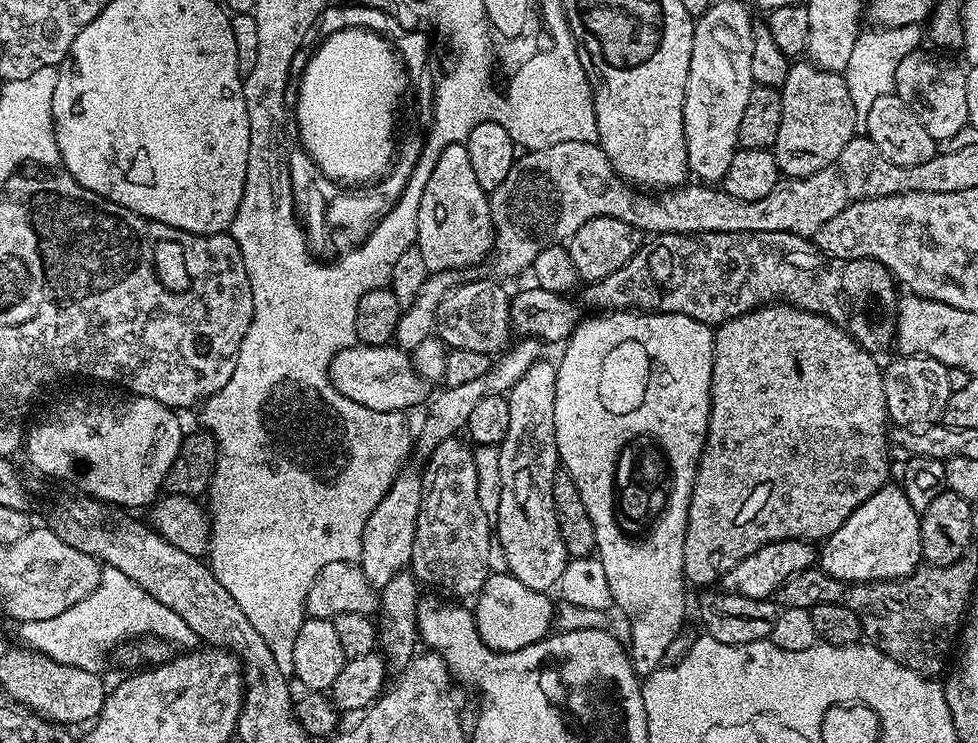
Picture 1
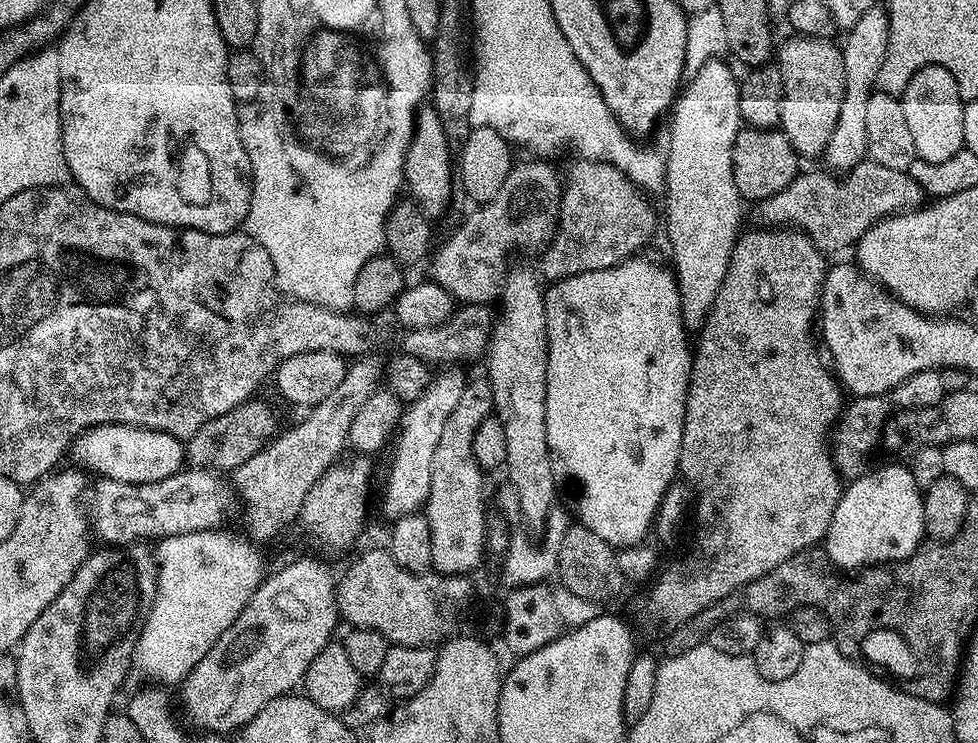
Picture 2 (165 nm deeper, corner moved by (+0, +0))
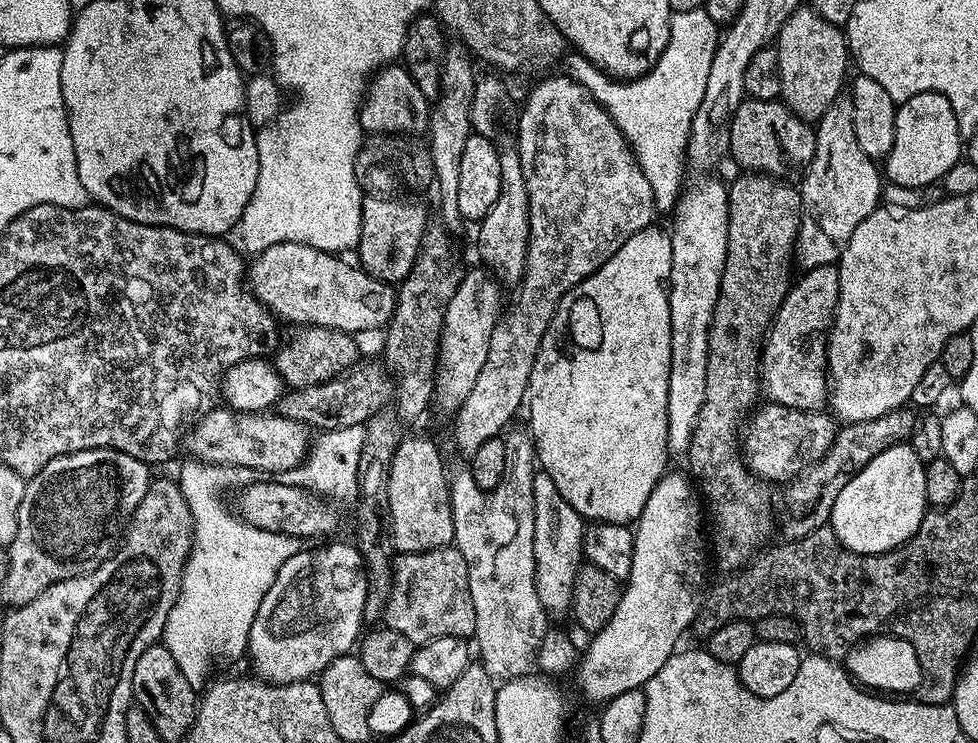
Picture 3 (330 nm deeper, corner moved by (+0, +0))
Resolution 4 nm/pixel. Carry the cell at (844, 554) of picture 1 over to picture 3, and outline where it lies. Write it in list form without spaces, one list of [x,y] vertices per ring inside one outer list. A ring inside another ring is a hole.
[[[908,442],[890,446],[870,458],[859,474],[842,486],[842,494],[838,494],[832,507],[830,526],[838,542],[859,556],[876,556],[905,544],[918,530],[929,507],[925,467],[925,461],[914,454]]]

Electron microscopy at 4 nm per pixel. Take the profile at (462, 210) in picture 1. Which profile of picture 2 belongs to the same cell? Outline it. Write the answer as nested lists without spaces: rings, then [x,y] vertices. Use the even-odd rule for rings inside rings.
[[[431,106],[424,107],[415,113],[414,127],[406,144],[404,183],[407,191],[412,191],[411,199],[419,204],[425,216],[437,218],[436,216],[442,215],[447,210],[448,199],[452,196],[454,152],[448,147],[448,139],[442,130],[442,121],[438,118],[436,109]]]

